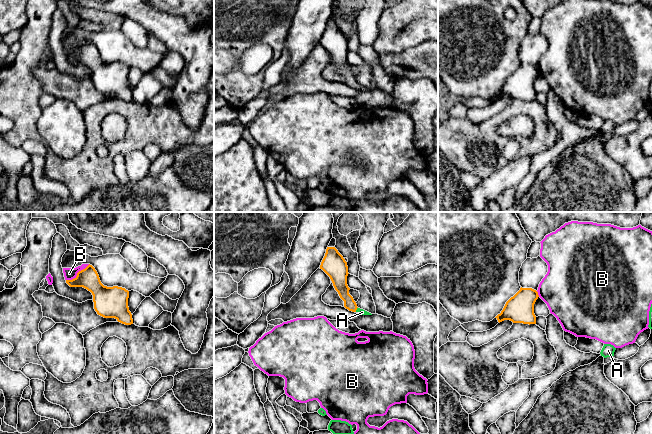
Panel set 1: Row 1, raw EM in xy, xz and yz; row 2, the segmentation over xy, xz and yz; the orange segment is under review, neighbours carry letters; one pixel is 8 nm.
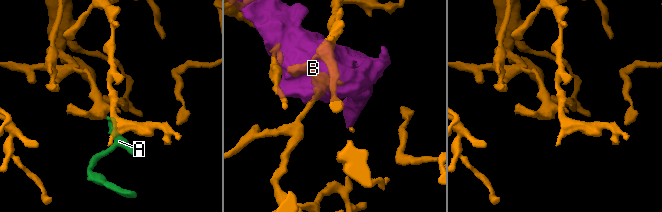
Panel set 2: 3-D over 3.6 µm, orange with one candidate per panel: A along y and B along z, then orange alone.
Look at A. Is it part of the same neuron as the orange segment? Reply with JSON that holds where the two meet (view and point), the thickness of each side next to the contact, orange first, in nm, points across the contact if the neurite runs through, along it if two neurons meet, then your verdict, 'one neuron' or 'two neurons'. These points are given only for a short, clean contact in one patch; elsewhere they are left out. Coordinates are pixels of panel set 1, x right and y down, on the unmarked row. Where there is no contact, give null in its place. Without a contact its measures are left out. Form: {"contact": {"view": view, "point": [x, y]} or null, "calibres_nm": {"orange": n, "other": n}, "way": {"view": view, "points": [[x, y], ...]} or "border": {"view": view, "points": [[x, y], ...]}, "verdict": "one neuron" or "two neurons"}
{"contact": {"view": "xz", "point": [356, 85]}, "calibres_nm": {"orange": 110, "other": 50}, "way": {"view": "xz", "points": [[340, 59], [344, 71], [356, 85], [362, 88]]}, "verdict": "one neuron"}

